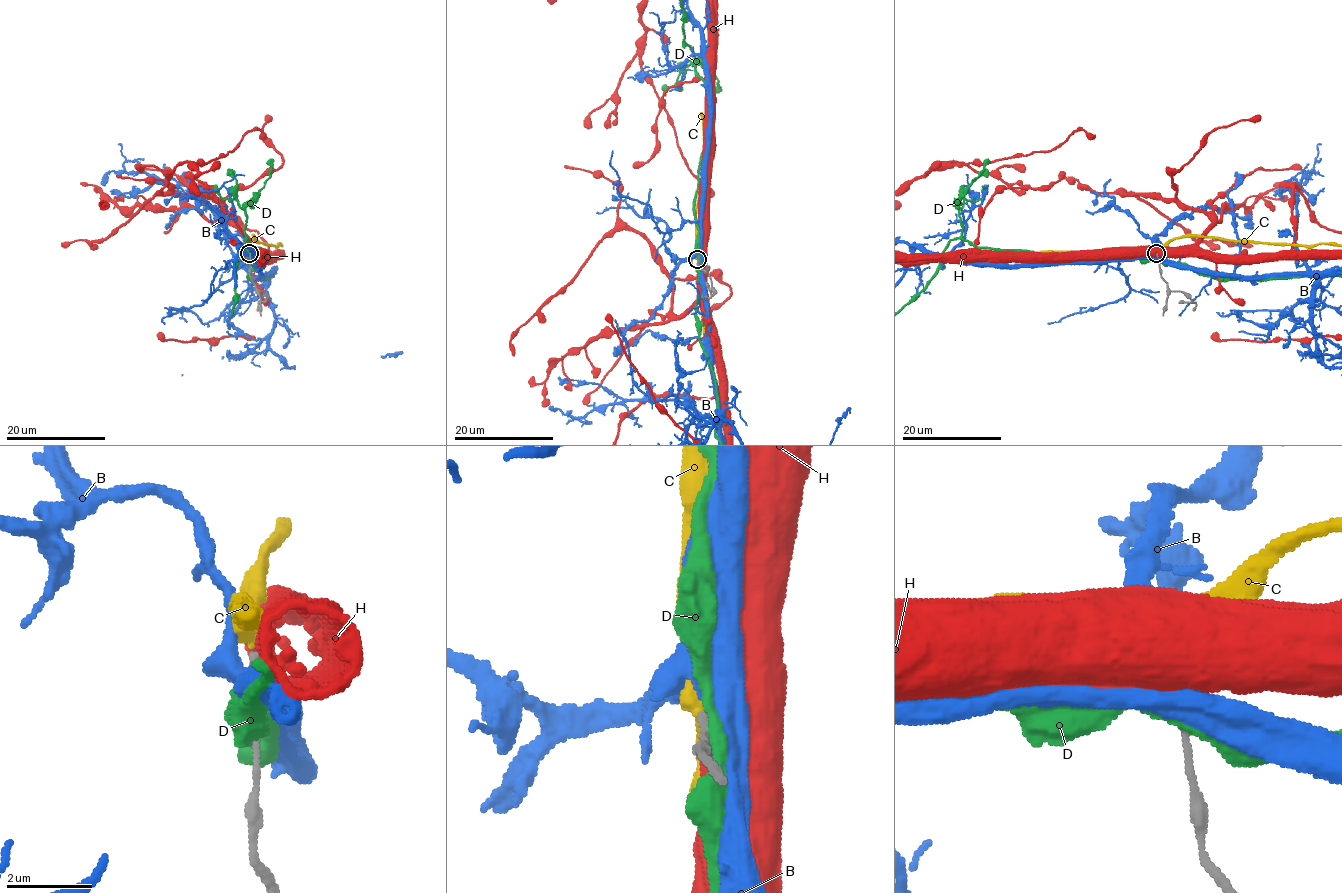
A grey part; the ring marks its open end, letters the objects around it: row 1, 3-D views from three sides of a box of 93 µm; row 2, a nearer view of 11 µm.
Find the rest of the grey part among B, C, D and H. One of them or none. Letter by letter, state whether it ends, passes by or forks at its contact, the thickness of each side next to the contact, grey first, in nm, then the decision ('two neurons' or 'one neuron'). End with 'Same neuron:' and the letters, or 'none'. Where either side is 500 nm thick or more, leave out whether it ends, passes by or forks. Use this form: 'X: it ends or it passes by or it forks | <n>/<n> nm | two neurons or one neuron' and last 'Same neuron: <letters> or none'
B: 200/600 nm | two neurons
C: it passes by | 140/360 nm | one neuron
D: it passes by | 140/260 nm | two neurons
H: 160/850 nm | two neurons
Same neuron: C

